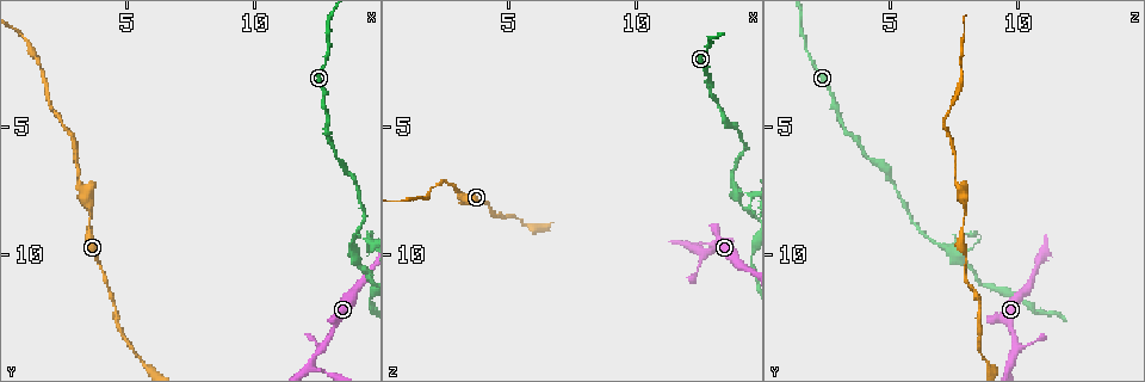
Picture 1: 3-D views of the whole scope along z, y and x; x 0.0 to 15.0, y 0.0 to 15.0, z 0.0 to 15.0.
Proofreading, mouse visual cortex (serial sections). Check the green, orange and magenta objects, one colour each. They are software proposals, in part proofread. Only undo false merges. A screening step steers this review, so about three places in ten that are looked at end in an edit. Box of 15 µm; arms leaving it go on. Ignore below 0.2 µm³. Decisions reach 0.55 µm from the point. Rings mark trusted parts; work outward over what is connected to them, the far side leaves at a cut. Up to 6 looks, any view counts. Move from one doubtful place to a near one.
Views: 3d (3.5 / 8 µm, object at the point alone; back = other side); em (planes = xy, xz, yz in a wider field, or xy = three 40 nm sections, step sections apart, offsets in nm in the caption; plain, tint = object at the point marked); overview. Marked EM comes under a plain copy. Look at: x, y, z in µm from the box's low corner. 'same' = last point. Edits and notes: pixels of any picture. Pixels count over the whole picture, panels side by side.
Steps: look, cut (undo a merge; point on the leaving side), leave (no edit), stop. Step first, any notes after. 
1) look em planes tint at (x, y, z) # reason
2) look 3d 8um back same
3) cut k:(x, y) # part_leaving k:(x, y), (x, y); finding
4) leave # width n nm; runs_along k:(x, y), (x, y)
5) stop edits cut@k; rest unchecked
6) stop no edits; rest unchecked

look 3d 3.5um at (3.5, 8.7, 7.8) # thin neck

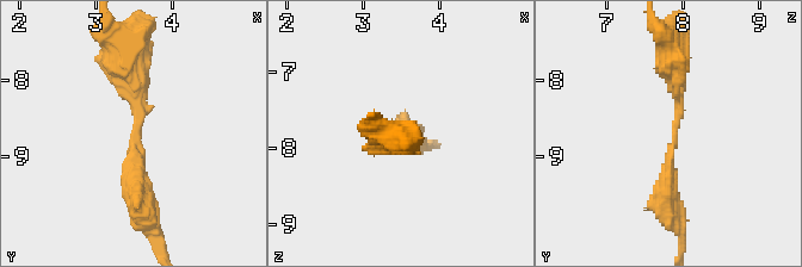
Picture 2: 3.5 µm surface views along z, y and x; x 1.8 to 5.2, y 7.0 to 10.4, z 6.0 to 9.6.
look em xy step 3 tint at (3.55, 8.65, 7.85) # arm_widths 250, 300 nm; shape alone is not enough

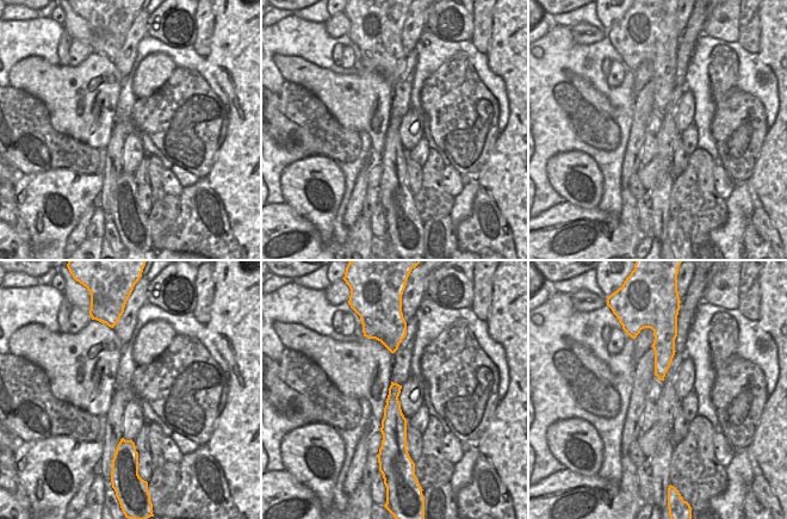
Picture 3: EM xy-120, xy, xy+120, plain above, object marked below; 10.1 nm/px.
leave # continuous, no second cell

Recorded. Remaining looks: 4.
look em planes tint at (12.1, 14.4, 9.8) # sharp bend

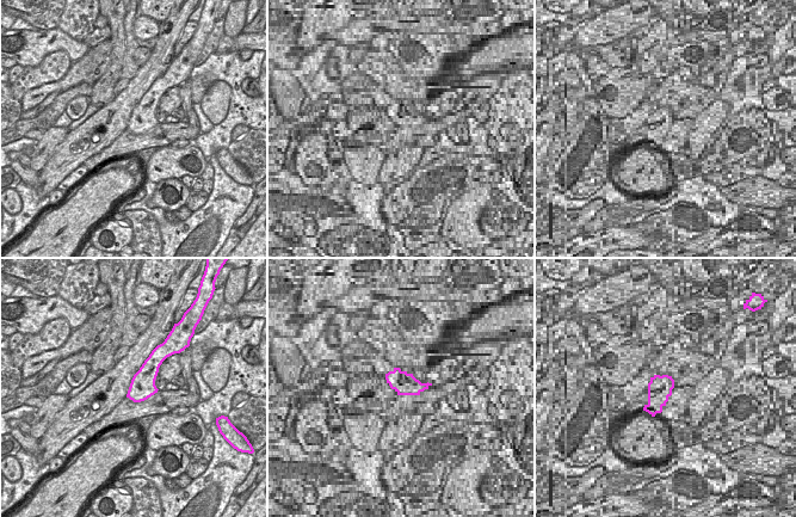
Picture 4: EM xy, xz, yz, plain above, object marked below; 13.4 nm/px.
look 3d 3.5um same # wider look

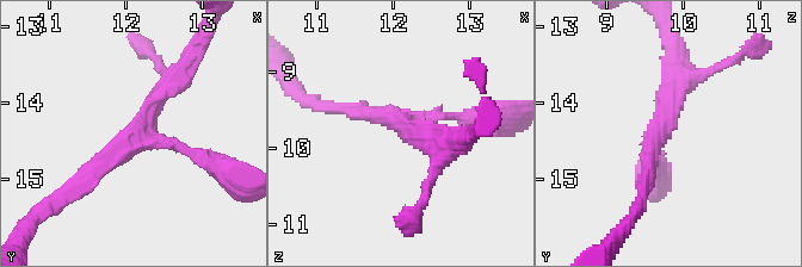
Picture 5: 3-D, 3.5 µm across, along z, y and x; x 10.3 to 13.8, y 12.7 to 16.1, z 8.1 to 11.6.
leave # width 340 nm; runs_along 5:(183, 69), (139, 131), (208, 161); one cell here

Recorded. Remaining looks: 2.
look 3d 3.5um at (13.9, 10.0, 7.6) # side arm on a straight run

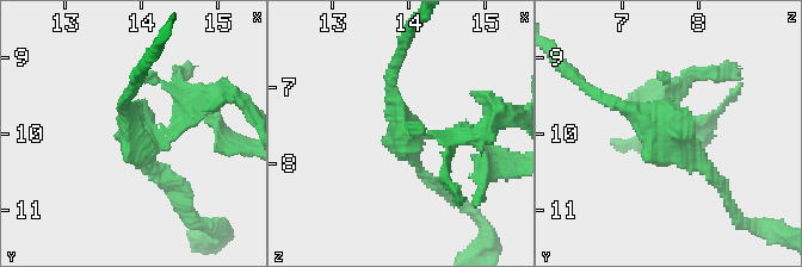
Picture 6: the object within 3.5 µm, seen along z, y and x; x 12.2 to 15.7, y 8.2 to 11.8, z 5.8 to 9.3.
look em xy step 5 tint at (14.00, 10.10, 7.75) # arms 3; arm_widths 150, 150, 150 nm; now the EM

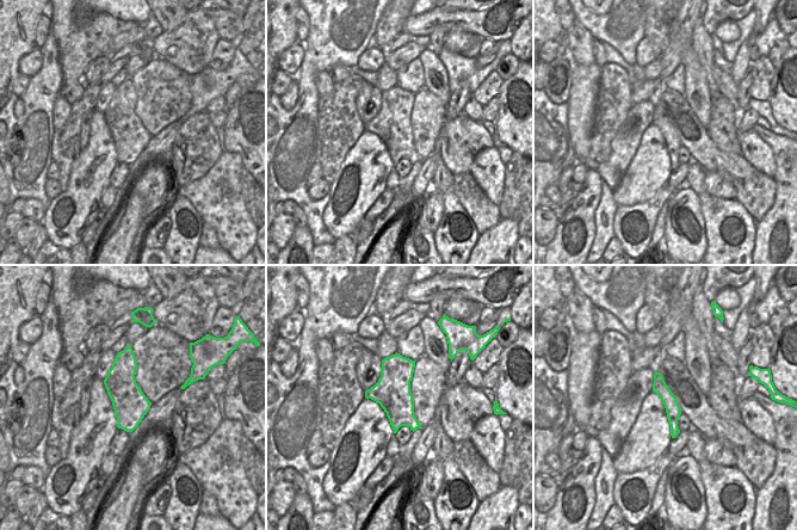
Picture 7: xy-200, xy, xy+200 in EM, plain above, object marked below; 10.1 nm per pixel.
cut 6:(679, 92) # a second cell is stuck on

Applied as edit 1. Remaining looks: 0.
stop edits cut@6; rest unchecked

